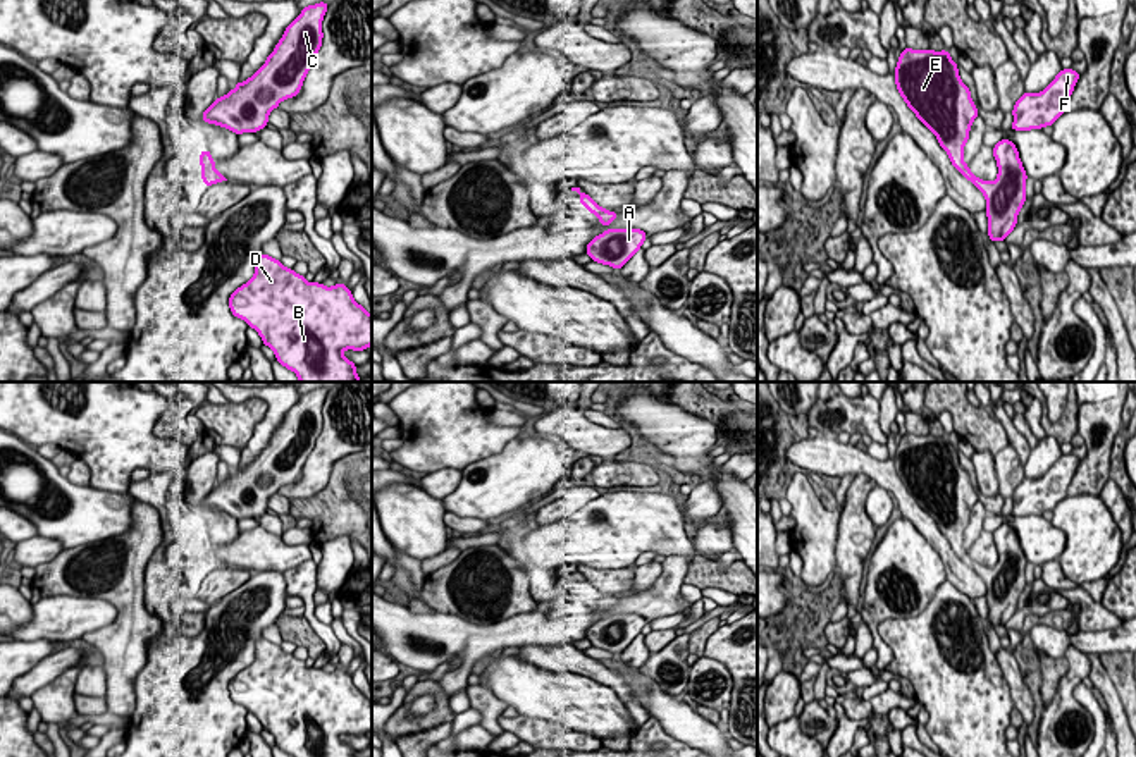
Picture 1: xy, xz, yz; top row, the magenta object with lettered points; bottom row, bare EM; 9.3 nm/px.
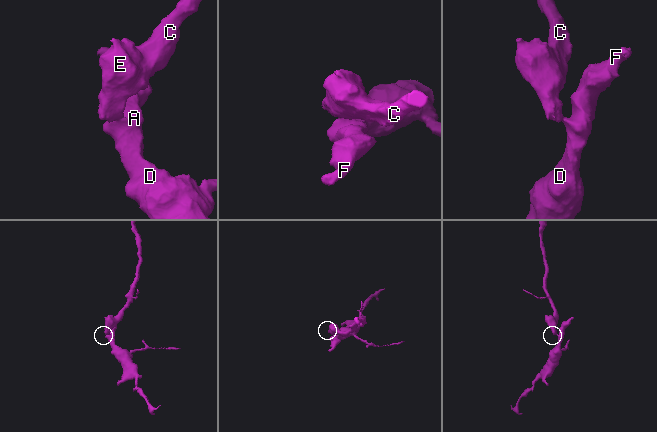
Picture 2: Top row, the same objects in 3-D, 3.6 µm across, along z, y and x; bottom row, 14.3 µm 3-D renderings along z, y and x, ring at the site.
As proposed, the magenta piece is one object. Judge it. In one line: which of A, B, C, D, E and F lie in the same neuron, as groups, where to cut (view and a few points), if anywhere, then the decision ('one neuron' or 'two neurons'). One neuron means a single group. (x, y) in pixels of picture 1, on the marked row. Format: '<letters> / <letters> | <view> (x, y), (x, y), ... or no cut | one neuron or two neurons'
A B C D E F | no cut | one neuron

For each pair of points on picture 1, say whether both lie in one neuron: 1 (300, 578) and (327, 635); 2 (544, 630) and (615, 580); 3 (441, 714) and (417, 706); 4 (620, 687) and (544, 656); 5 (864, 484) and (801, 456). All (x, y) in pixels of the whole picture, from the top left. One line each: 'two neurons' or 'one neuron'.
1: one neuron
2: two neurons
3: two neurons
4: one neuron
5: two neurons

